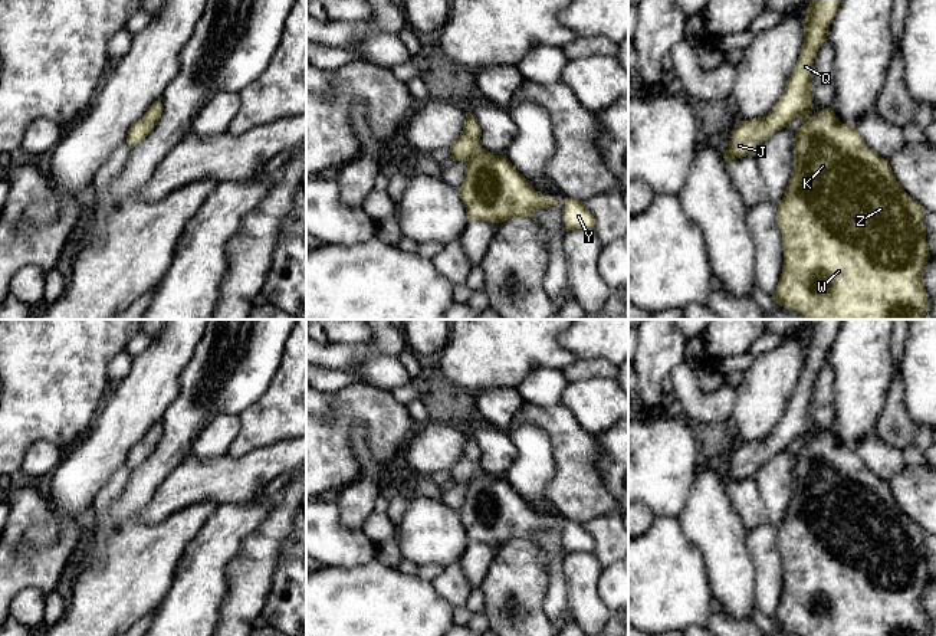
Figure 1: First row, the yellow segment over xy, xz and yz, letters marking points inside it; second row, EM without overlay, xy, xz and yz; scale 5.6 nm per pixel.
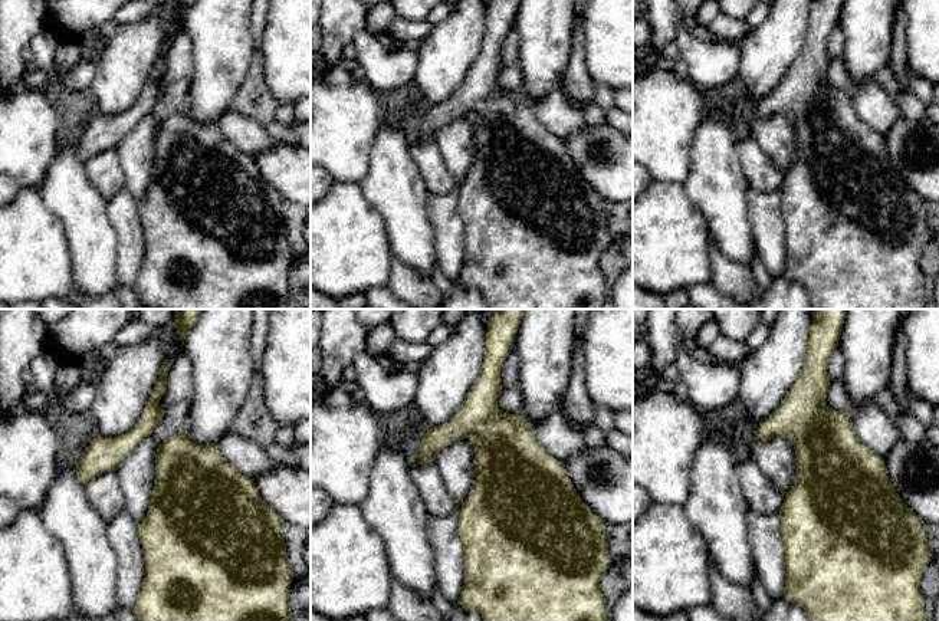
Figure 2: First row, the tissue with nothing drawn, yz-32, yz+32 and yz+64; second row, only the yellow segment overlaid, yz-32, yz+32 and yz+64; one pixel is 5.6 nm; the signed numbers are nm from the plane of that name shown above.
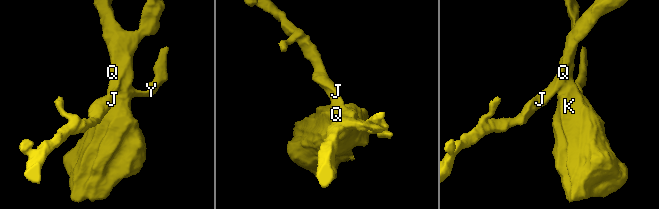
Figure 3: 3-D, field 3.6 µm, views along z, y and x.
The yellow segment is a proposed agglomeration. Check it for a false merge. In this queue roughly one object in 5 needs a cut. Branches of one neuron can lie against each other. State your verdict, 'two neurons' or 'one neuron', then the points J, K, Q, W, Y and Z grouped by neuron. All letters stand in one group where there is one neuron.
one neuron; J K Q W Y Z

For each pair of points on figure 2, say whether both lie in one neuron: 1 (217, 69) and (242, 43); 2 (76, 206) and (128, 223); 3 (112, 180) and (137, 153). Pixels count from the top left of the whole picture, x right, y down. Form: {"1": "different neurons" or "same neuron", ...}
{"1": "same neuron", "2": "different neurons", "3": "different neurons"}

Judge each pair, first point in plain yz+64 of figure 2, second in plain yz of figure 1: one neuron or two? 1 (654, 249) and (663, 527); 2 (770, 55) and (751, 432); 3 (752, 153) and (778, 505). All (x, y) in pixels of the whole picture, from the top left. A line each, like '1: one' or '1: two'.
1: one
2: one
3: two

